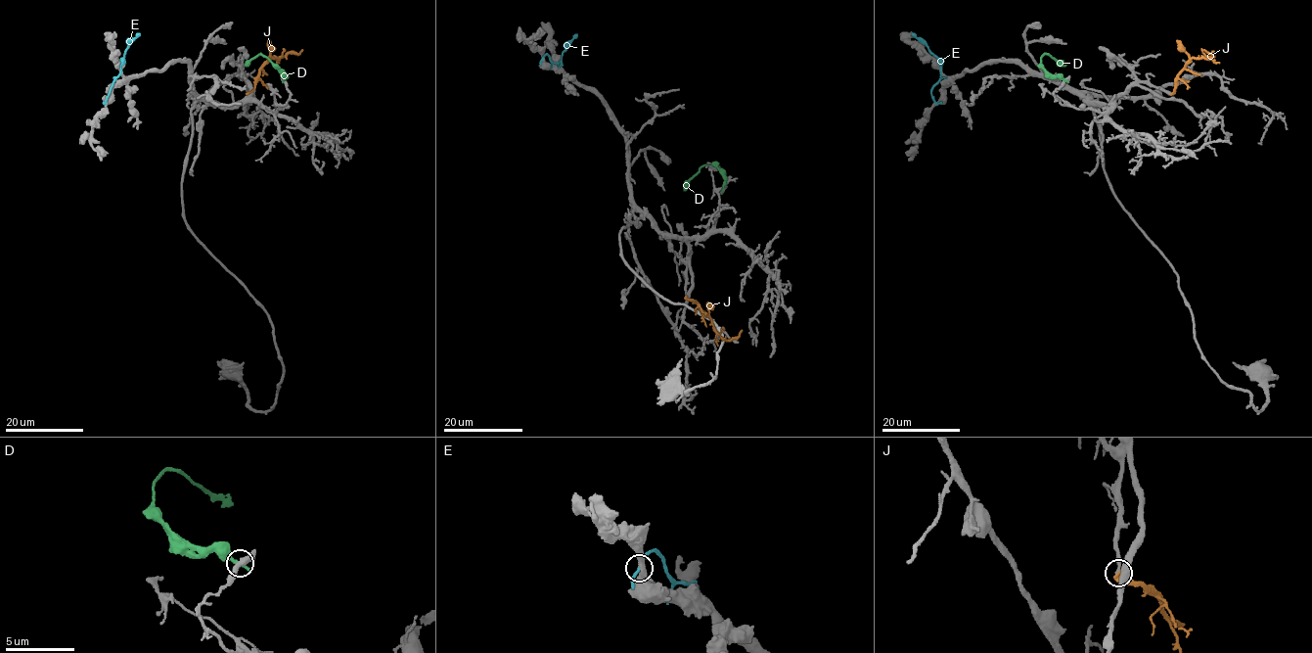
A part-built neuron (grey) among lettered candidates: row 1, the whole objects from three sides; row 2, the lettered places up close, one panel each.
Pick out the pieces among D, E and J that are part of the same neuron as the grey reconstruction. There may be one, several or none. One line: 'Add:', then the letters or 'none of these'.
Add: J

